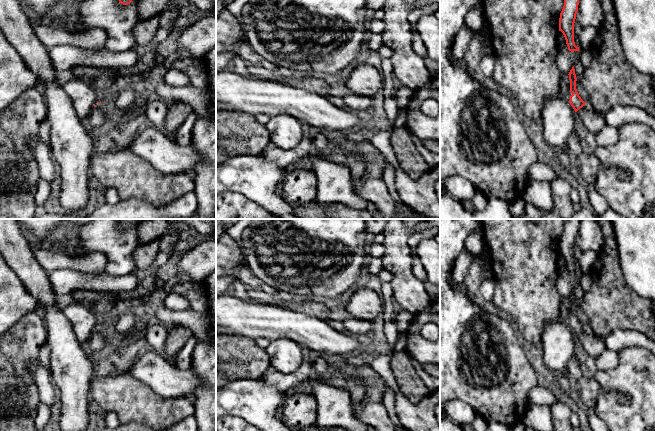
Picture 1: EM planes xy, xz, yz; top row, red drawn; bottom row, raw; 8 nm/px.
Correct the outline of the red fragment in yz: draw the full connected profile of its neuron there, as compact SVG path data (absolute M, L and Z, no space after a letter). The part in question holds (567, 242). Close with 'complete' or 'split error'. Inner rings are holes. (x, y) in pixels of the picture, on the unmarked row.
M564 219L564 230L559 242L559 255L565 261L568 274L579 275L574 266L574 247L581 219Z | complete

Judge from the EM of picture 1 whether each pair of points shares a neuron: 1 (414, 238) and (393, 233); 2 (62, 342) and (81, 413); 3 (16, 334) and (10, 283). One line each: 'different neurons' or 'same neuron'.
1: different neurons
2: same neuron
3: different neurons

